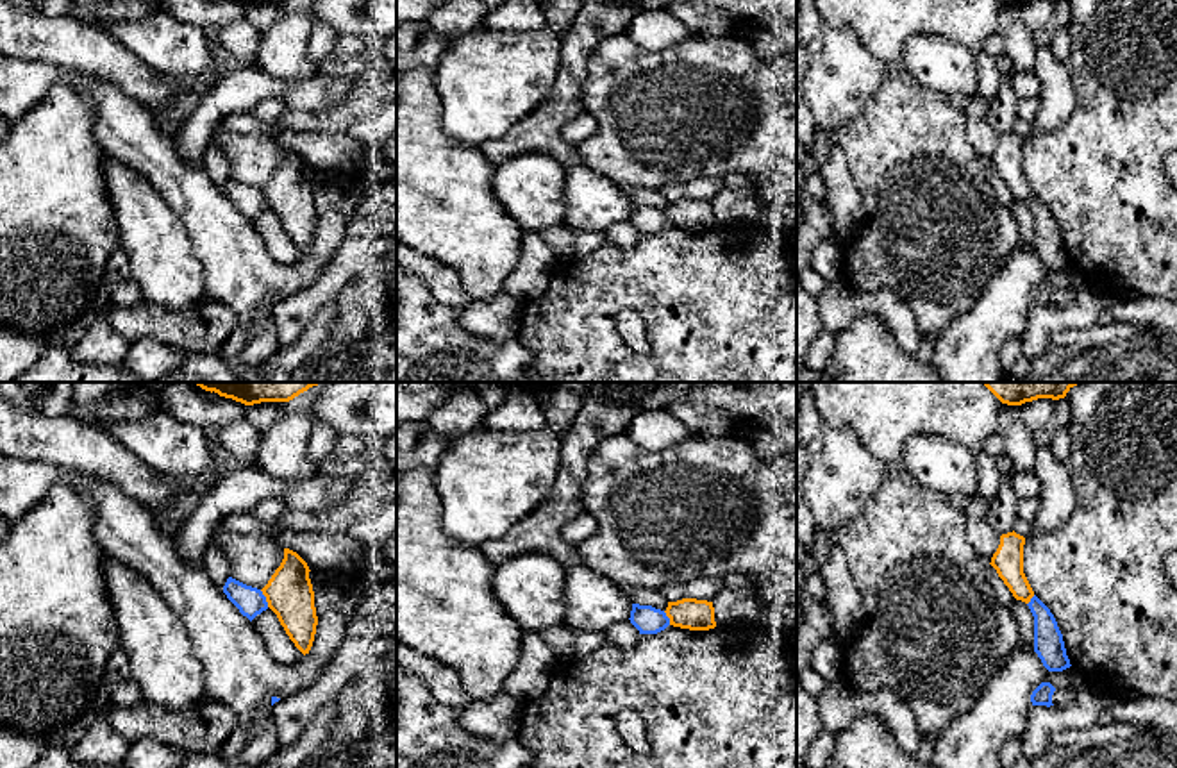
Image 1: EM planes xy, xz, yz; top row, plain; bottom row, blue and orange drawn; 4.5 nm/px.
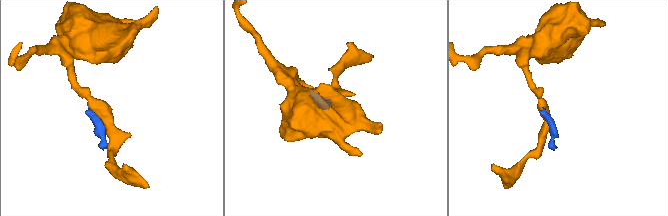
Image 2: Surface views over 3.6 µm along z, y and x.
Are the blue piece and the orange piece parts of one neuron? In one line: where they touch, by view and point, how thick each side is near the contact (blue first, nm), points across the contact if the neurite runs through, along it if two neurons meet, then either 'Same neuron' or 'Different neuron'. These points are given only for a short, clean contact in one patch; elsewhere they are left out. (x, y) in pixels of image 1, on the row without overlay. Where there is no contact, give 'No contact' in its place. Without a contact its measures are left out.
Touches blue at xy (265, 199). Thickness 130 nm (blue) against 220 nm. Boundary: xy (259, 190), (268, 206). Different neuron

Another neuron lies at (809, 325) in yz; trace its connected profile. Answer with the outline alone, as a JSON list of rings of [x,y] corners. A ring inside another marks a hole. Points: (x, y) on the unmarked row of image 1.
[[[797,275],[797,370],[806,366],[806,354],[822,330],[818,300],[802,288]]]

